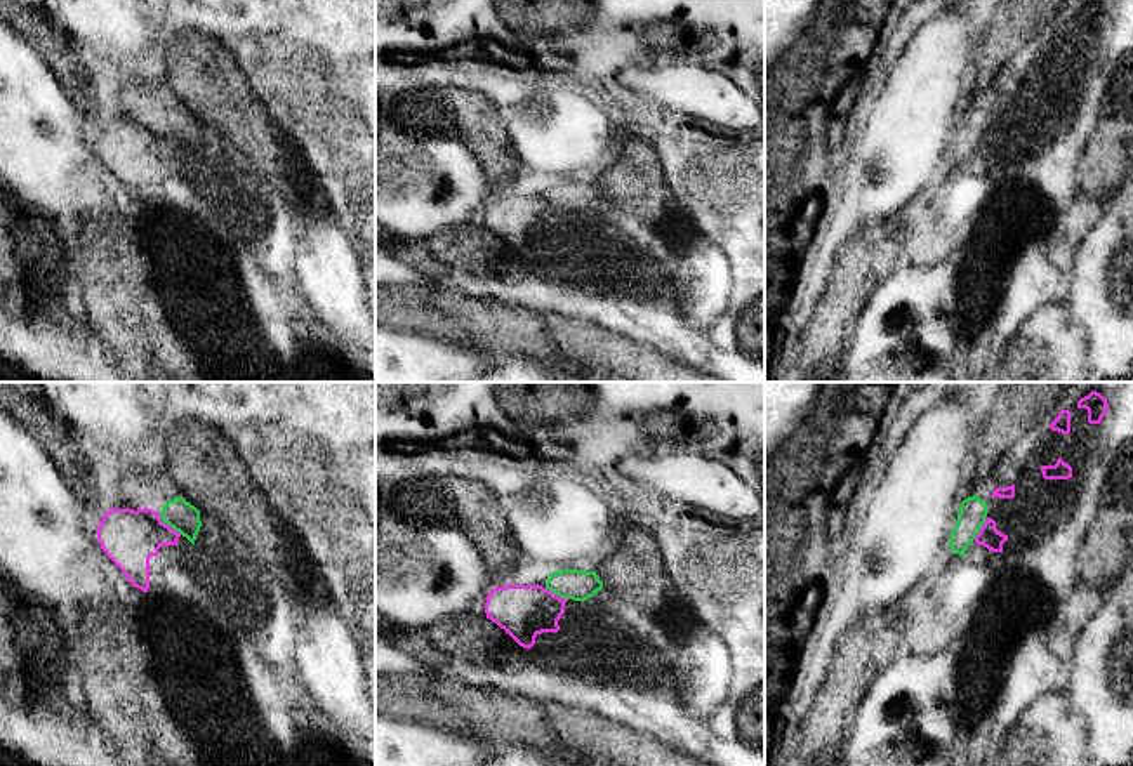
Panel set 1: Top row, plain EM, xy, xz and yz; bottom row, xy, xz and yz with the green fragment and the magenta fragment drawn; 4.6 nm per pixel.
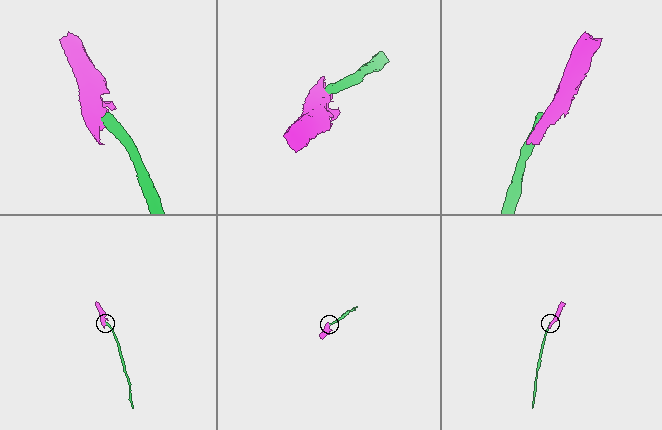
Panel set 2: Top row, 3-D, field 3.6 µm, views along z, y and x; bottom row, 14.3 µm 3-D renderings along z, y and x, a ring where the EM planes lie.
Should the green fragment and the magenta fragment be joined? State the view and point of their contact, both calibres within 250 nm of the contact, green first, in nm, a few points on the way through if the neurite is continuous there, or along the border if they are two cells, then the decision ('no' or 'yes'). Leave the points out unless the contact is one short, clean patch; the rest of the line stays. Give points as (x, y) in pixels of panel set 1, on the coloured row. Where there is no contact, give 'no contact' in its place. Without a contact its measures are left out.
meets green in xy at (169, 525); 140 nm thick on the green side, 260 nm on the other; border along xy (159, 513), (165, 523), (181, 534); no

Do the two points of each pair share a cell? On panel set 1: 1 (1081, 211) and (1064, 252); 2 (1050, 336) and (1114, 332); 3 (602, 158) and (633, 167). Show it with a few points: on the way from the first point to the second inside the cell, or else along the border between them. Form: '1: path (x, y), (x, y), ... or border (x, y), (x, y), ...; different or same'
1: path (1076, 221), (1064, 237), (1064, 242); same
2: border (1067, 303), (1085, 329), (1088, 363); different
3: border (616, 158), (595, 181); different

